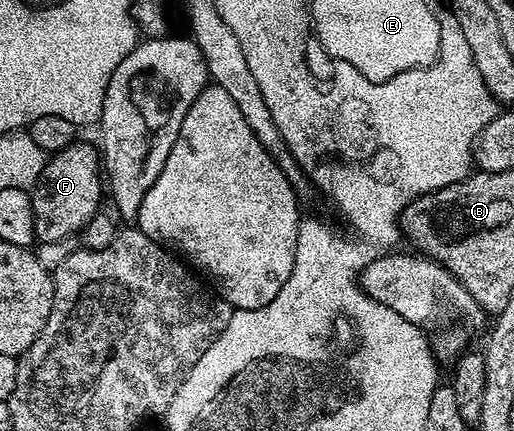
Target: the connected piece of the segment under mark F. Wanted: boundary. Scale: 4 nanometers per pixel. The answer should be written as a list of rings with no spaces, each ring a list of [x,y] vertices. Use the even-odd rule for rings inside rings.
[[[78,139],[52,154],[31,189],[36,240],[53,245],[87,228],[101,205],[101,193],[103,197],[103,162],[96,144],[88,145],[84,139]]]

